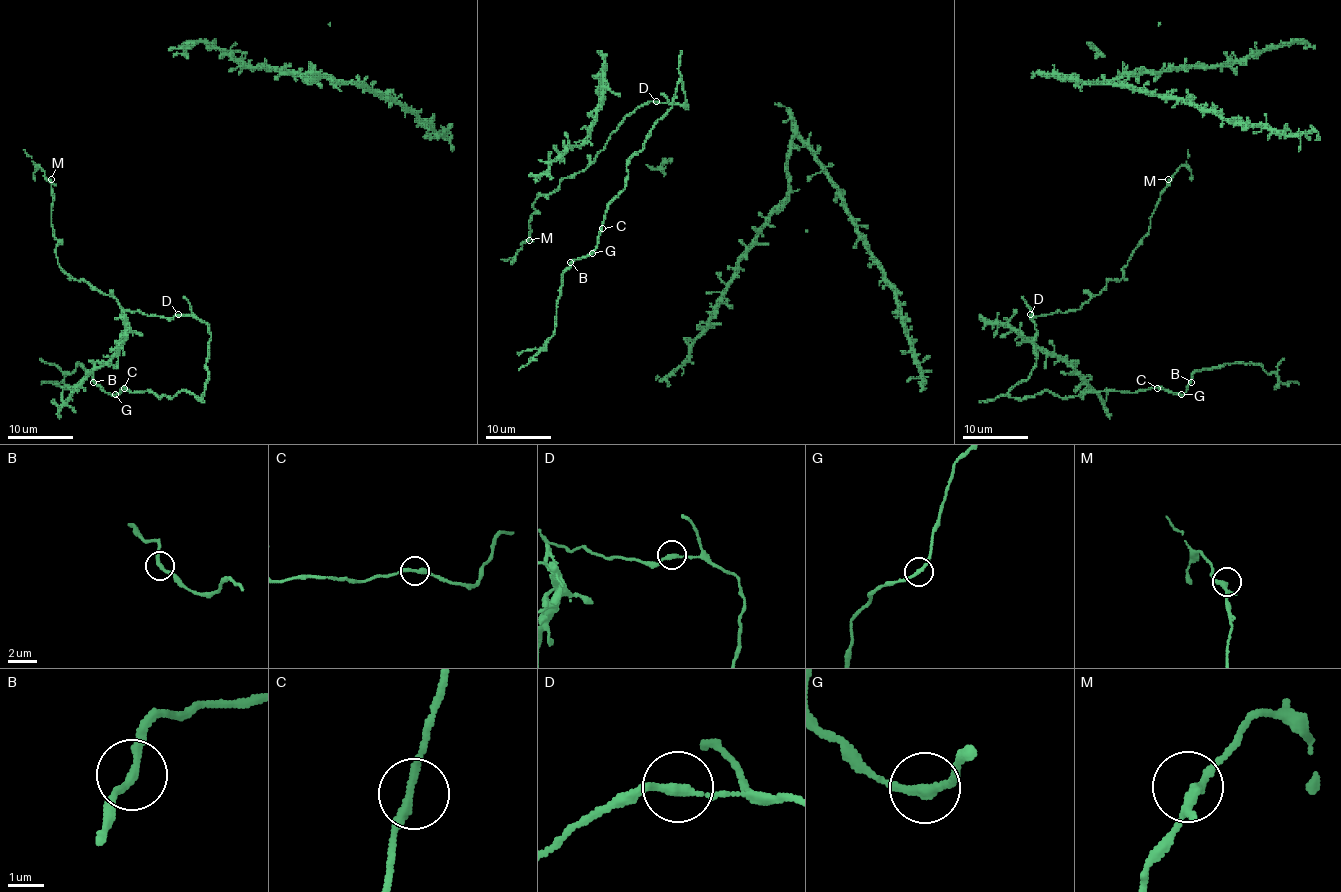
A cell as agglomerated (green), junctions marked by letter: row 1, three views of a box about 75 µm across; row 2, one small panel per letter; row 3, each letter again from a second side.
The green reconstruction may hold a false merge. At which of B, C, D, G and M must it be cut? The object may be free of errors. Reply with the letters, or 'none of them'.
none of them

